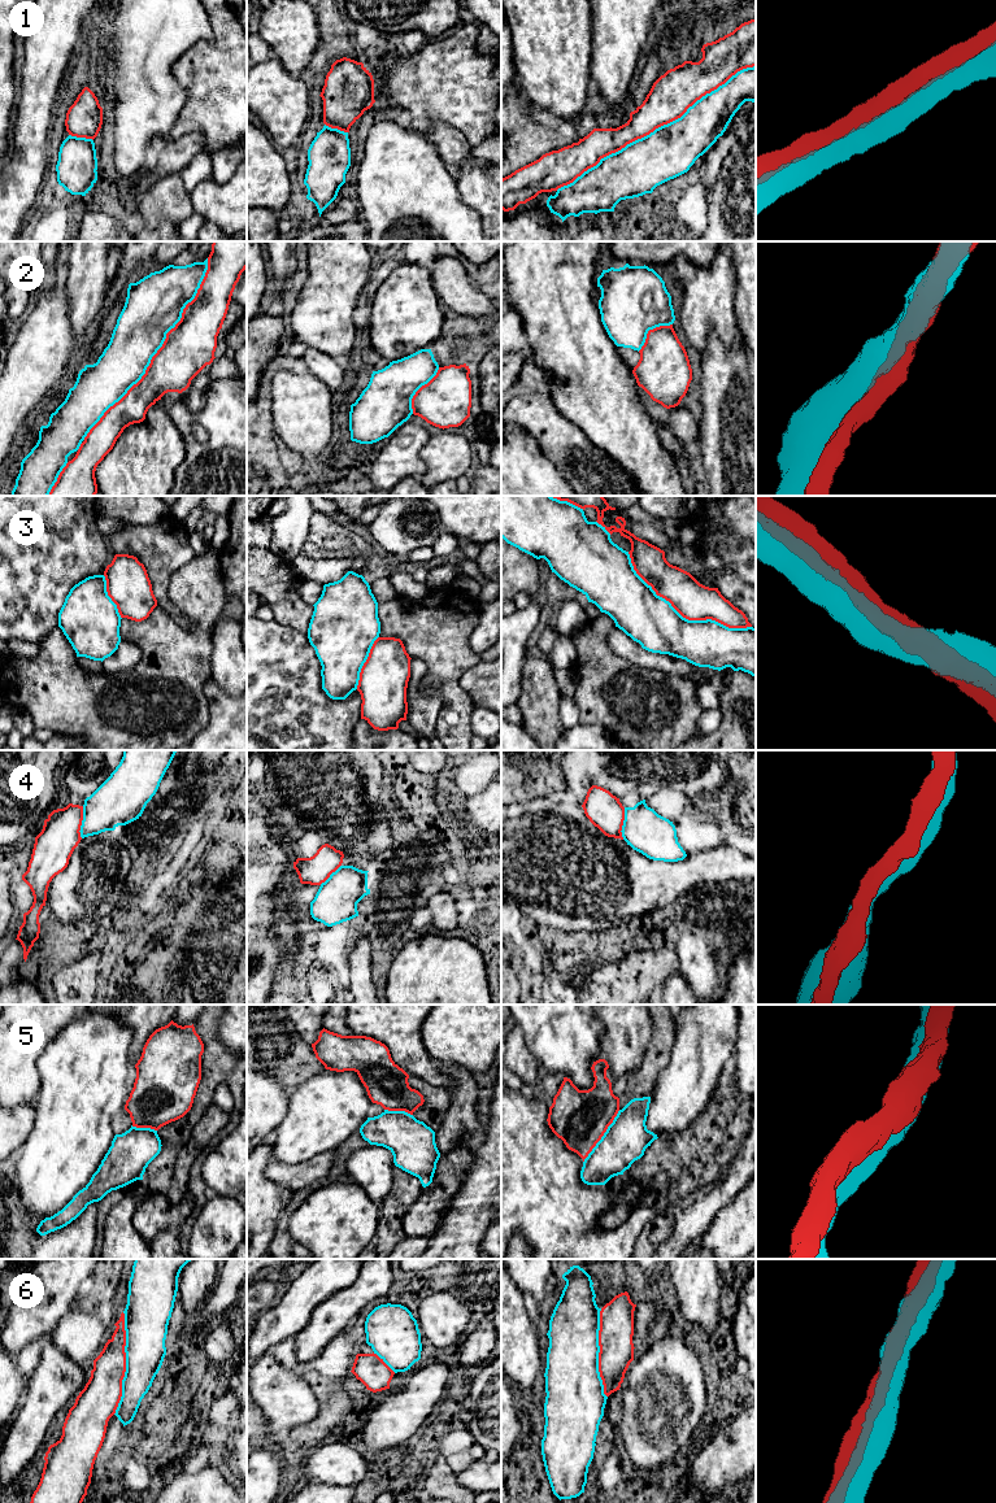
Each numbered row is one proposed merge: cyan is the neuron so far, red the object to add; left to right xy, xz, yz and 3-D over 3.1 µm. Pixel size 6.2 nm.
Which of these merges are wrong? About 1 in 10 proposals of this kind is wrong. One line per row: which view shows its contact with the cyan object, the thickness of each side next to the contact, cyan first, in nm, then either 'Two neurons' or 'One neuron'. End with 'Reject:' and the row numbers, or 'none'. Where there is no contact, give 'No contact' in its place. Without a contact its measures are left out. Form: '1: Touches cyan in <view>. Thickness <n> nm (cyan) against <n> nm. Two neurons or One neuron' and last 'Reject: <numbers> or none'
1: Touches cyan in yz. Thickness 320 nm (cyan) against 260 nm. One neuron
2: Touches cyan in xy. Thickness 340 nm (cyan) against 300 nm. One neuron
3: Touches cyan in yz. Thickness 320 nm (cyan) against 240 nm. One neuron
4: Touches cyan in xy. Thickness 280 nm (cyan) against 240 nm. One neuron
5: Touches cyan in yz. Thickness 280 nm (cyan) against 360 nm. One neuron
6: Touches cyan in xy. Thickness 260 nm (cyan) against 240 nm. One neuron
Reject: none

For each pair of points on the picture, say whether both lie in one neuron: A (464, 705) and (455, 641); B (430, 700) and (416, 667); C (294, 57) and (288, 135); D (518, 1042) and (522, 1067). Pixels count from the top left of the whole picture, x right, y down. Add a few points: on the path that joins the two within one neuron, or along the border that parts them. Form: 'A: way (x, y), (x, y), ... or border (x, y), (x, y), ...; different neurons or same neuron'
A: way (452, 689), (452, 657); same neuron
B: way (422, 692), (417, 687), (417, 675); same neuron
C: border (275, 56), (296, 77); different neurons
D: way (518, 1049), (518, 1058), (521, 1061); same neuron

